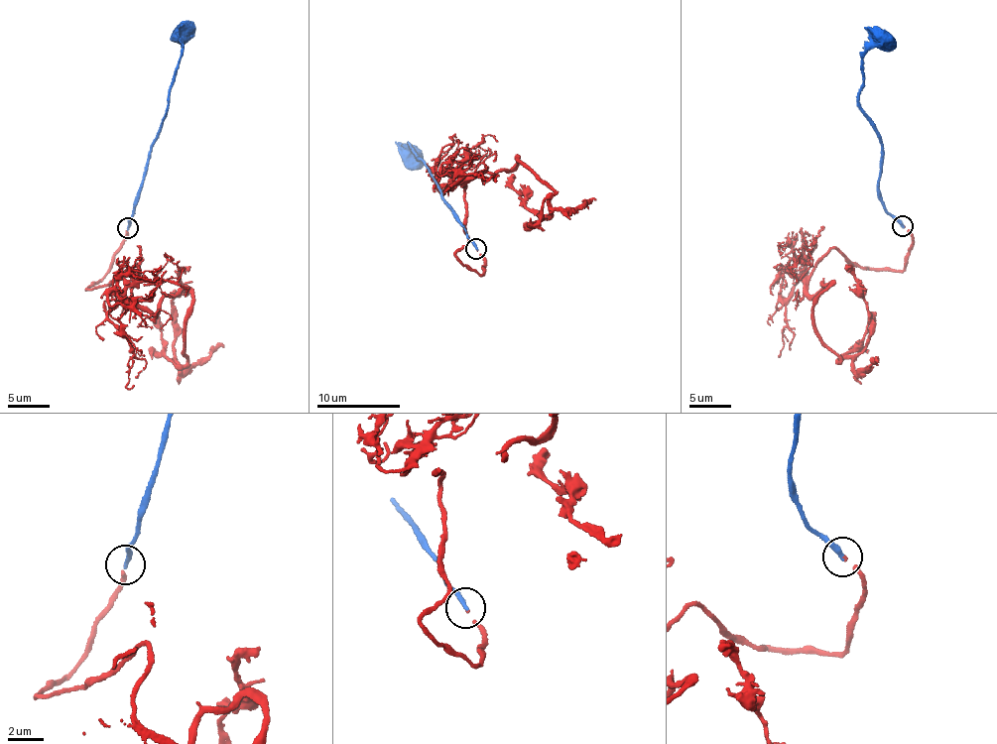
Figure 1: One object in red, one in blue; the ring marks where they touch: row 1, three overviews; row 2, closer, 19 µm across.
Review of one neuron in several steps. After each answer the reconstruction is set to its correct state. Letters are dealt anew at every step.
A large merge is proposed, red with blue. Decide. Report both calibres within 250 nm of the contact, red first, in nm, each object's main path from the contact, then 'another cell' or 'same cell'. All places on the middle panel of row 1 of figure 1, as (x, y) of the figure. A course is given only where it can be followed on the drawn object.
120 nm thick on the red side, 280 nm on the other; red runs (477, 249), (482, 275), (455, 255), (464, 182), (516, 158), (553, 187), (552, 216), (527, 208), (512, 174); blue runs (475, 249), (464, 227), (440, 196), (422, 161), (415, 157), (409, 146), (421, 157); same cell

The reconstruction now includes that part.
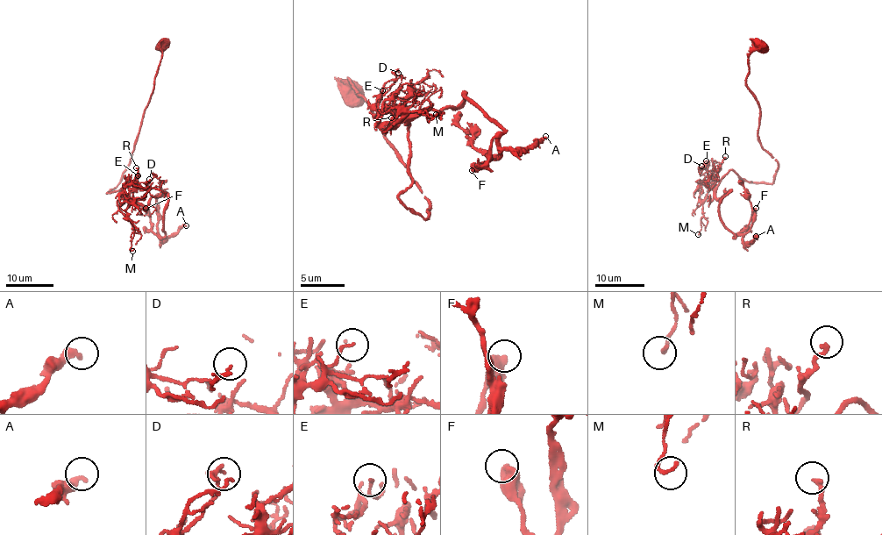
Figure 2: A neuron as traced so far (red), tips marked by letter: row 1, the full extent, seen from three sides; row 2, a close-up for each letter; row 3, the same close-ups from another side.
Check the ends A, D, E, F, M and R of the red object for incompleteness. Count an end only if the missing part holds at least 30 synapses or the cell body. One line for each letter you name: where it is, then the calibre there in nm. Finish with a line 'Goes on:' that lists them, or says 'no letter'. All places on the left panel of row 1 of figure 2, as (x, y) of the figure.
Goes on: no letter

